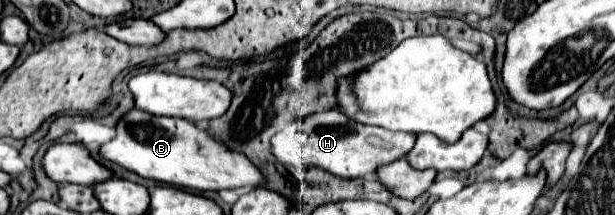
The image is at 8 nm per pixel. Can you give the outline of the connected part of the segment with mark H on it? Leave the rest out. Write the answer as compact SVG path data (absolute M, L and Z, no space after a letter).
M329 109L329 111L321 111L321 113L313 113L309 117L305 117L299 127L287 127L283 131L279 131L275 137L273 137L273 153L279 161L283 163L305 163L305 165L317 165L337 177L343 177L343 179L367 179L367 177L373 177L383 165L389 165L401 157L405 157L411 147L415 145L415 133L391 133L387 129L381 129L381 127L375 127L375 125L365 125L365 123L359 123L355 119L349 119L347 115L343 115L341 111L337 109Z

